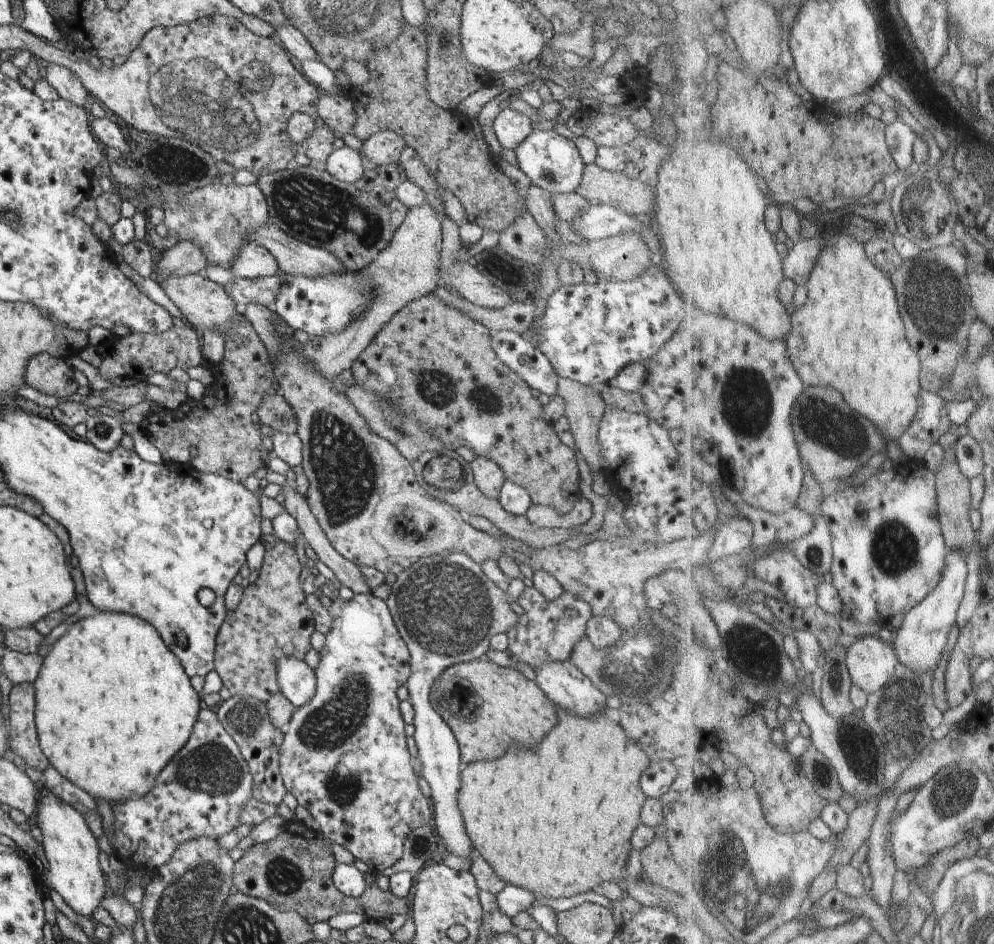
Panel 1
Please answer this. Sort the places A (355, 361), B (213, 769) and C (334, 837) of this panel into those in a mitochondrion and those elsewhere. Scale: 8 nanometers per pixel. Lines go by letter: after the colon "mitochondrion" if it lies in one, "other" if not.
A: other
B: mitochondrion
C: other

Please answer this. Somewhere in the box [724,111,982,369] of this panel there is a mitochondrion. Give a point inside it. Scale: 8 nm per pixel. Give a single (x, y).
(937, 301)

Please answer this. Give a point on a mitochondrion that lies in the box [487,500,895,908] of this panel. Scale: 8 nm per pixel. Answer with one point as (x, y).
(863, 759)

